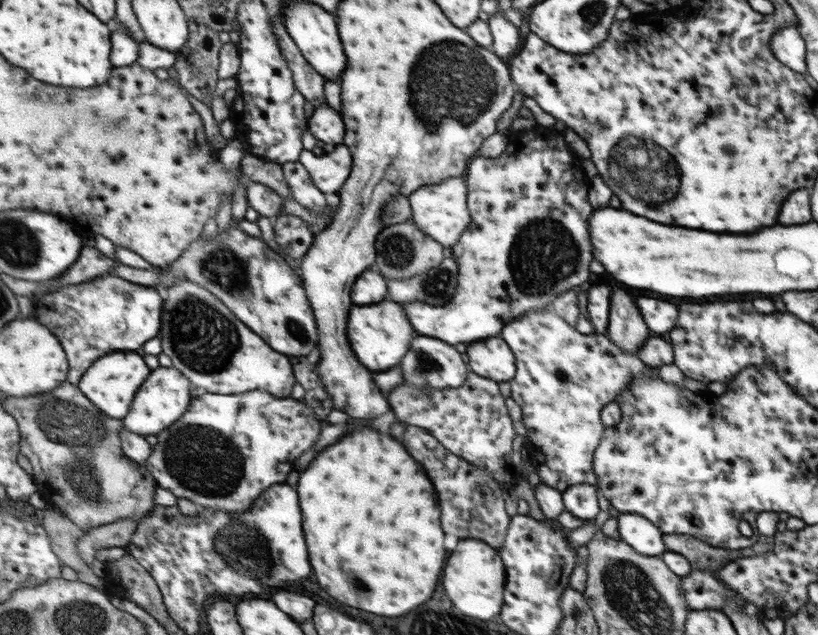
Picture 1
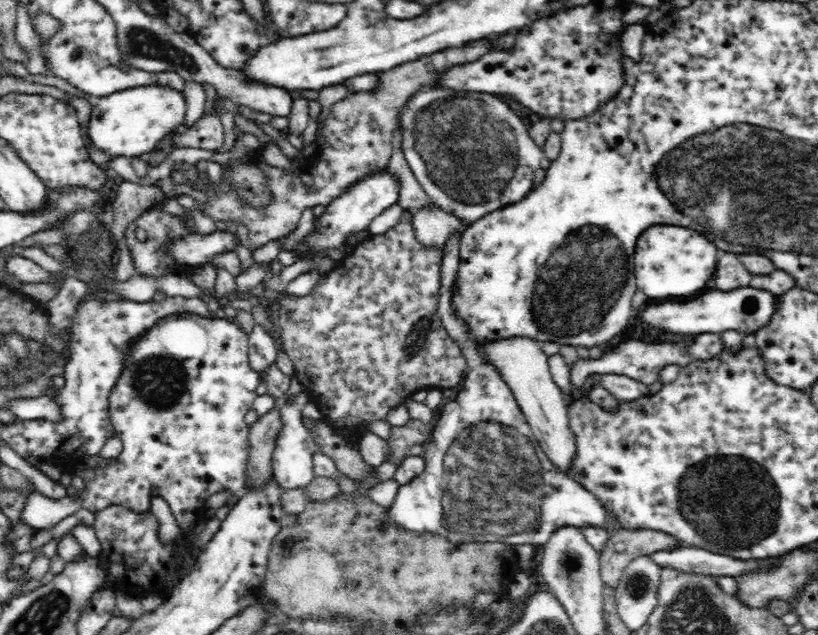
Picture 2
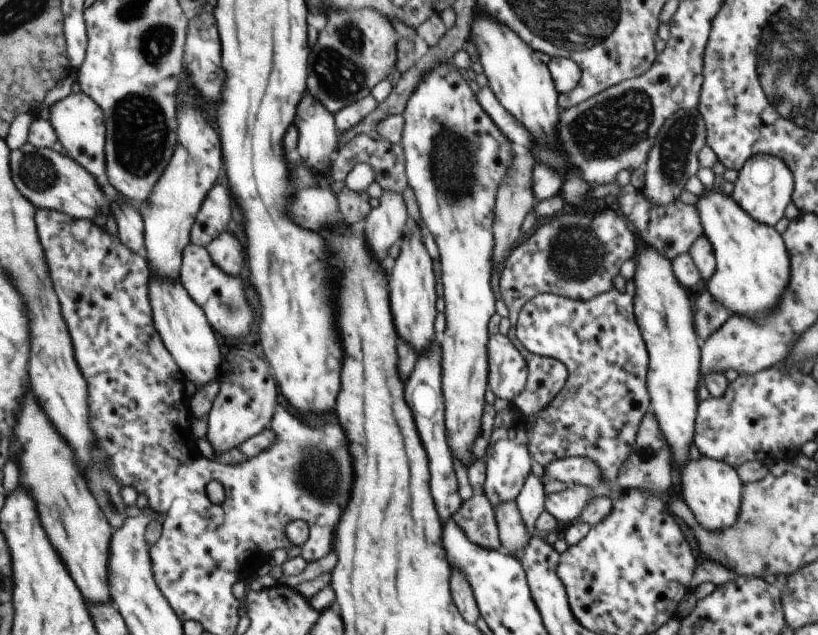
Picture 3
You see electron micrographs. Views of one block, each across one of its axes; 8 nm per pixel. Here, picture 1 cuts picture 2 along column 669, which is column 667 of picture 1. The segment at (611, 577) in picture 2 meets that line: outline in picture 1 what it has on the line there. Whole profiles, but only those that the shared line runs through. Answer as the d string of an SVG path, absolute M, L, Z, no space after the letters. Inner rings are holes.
M663 534L663 542L665 542L665 550L685 556L691 562L693 570L721 570L737 558L765 554L773 548L773 536L771 538L759 536L751 548L743 548L737 552L713 548L705 540L697 540L695 536L687 536L687 534Z

